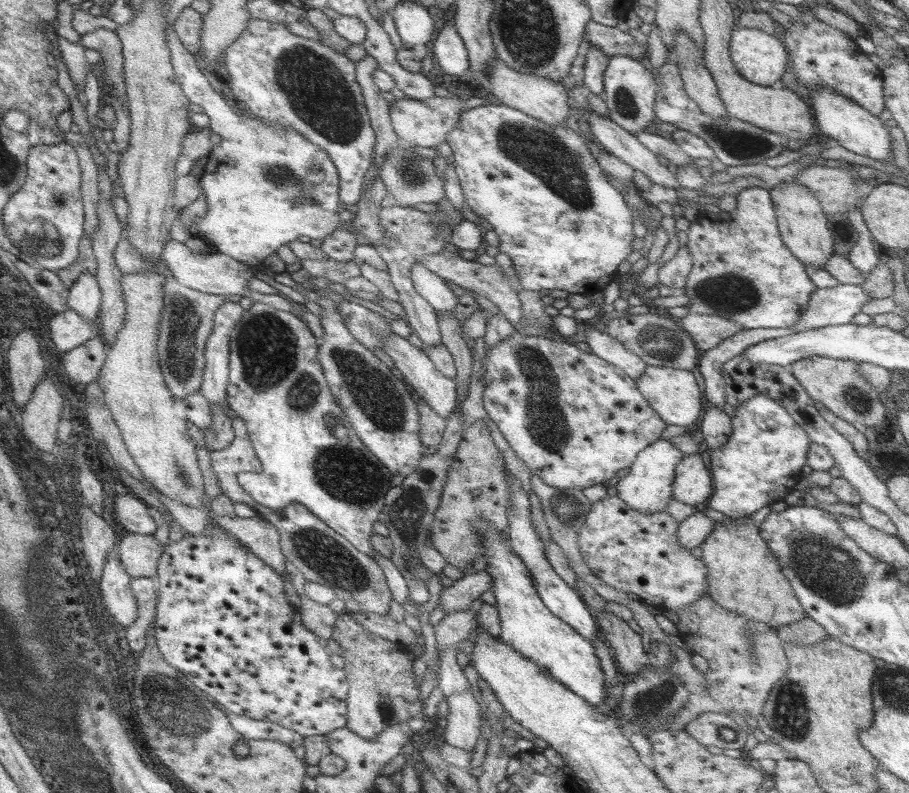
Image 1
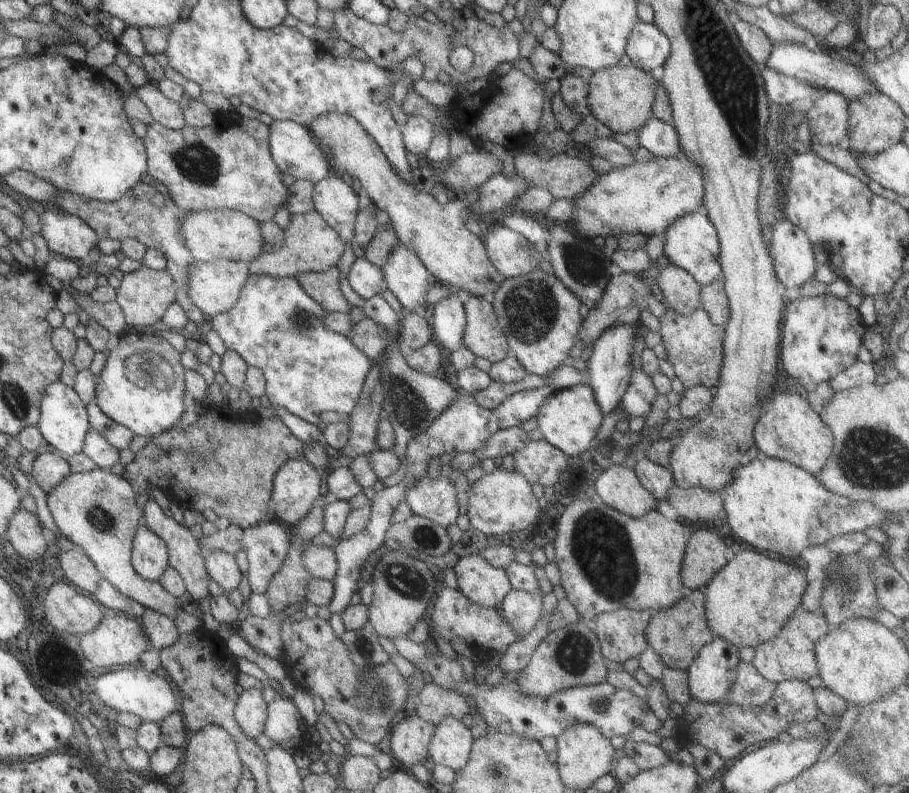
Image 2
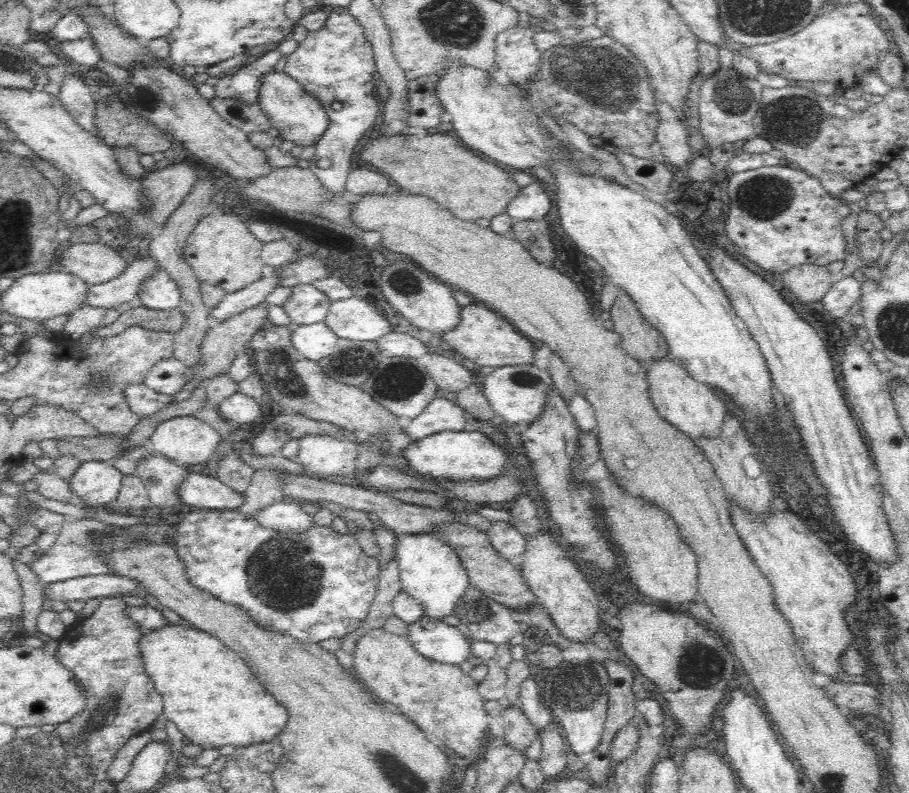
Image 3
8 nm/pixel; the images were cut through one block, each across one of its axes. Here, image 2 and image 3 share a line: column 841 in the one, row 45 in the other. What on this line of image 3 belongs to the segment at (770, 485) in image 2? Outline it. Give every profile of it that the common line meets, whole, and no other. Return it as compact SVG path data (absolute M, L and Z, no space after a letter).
M516 26L496 38L496 64L508 74L512 84L527 89L531 76L539 69L541 53L533 42L533 27Z

